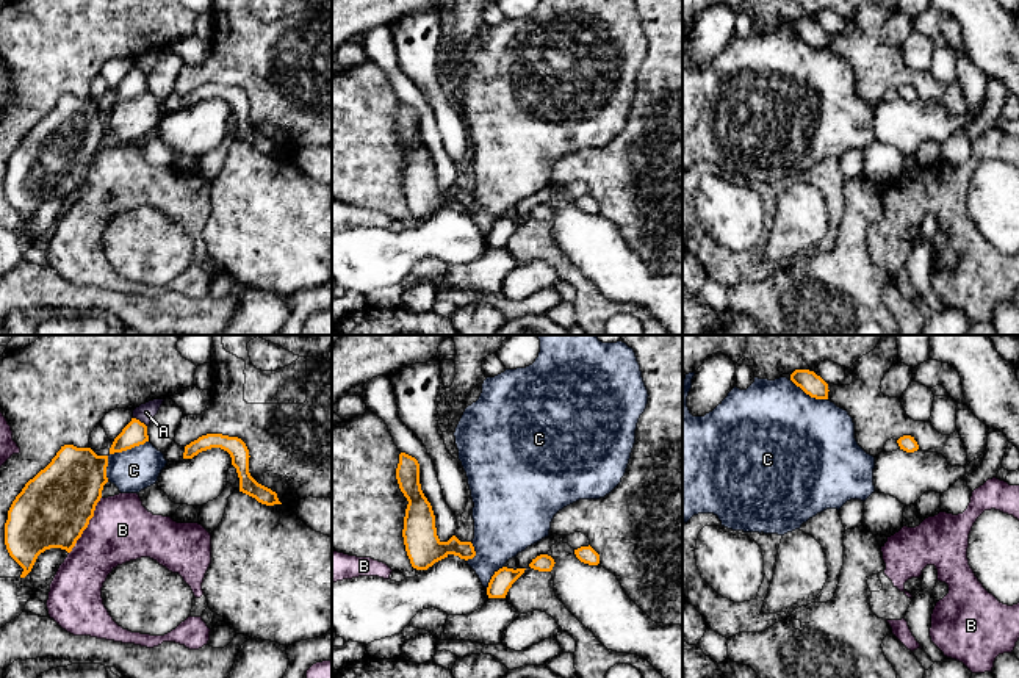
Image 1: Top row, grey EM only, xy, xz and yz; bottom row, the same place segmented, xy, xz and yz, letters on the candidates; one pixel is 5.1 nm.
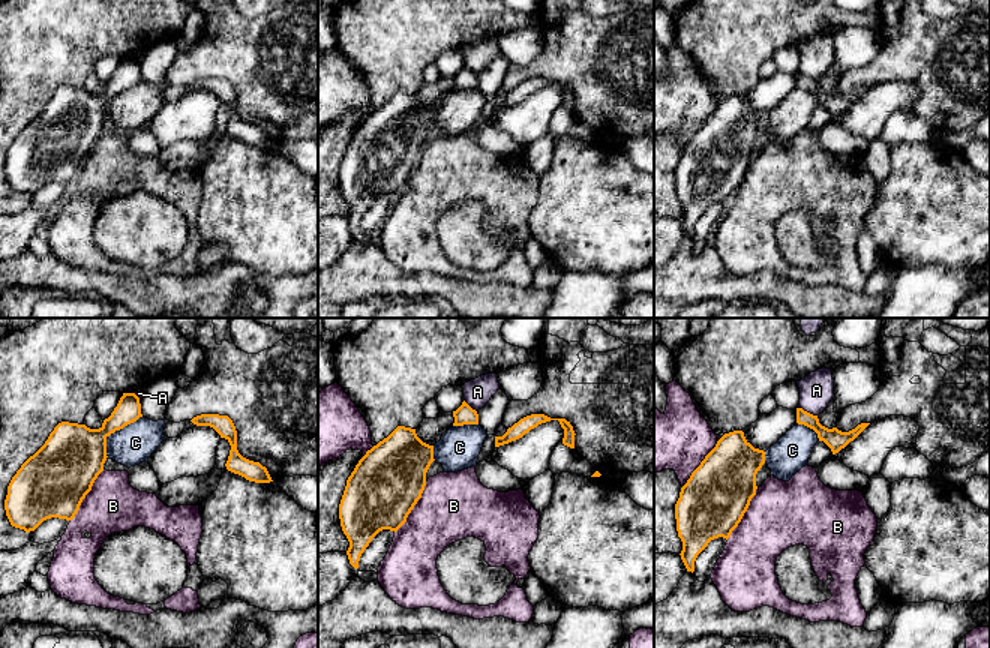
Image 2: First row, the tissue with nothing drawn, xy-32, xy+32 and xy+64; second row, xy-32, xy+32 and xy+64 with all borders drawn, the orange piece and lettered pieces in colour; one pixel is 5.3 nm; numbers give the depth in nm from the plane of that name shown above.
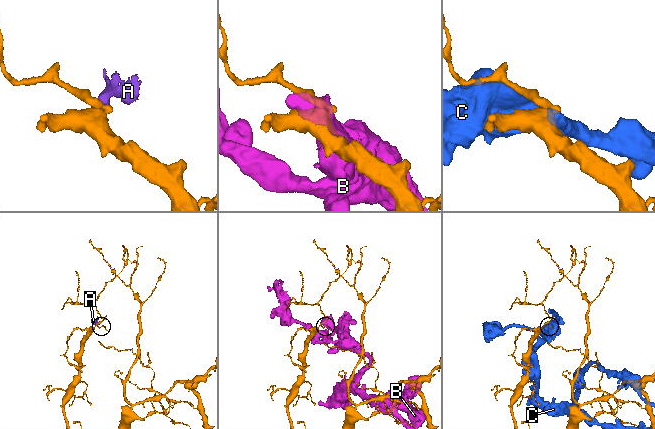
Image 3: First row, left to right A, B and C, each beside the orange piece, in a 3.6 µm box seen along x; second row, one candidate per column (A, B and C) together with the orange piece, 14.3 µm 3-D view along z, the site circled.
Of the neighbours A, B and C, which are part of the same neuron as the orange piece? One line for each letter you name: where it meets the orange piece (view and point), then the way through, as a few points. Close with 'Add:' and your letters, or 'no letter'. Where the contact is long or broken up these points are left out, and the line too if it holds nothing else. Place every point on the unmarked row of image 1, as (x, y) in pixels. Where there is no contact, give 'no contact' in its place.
Add: no letter

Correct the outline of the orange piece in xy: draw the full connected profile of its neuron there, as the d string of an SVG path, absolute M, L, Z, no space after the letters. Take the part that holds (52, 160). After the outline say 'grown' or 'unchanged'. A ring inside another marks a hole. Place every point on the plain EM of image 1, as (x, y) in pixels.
M64 94L13 150L5 194L25 227L38 205L50 197L72 200L102 147L108 105Z | unchanged

